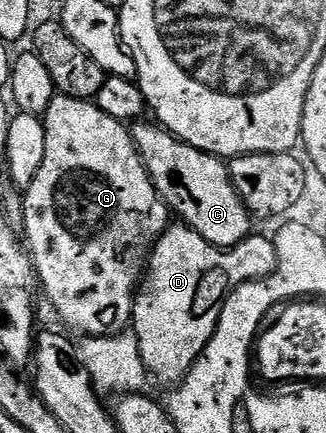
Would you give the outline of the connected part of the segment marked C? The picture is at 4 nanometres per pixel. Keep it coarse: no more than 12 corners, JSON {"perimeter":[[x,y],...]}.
{"perimeter":[[157,123],[134,146],[171,214],[217,249],[252,218],[227,162]]}

